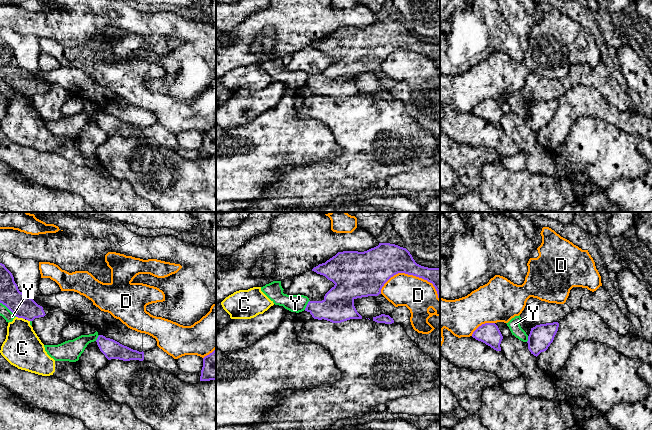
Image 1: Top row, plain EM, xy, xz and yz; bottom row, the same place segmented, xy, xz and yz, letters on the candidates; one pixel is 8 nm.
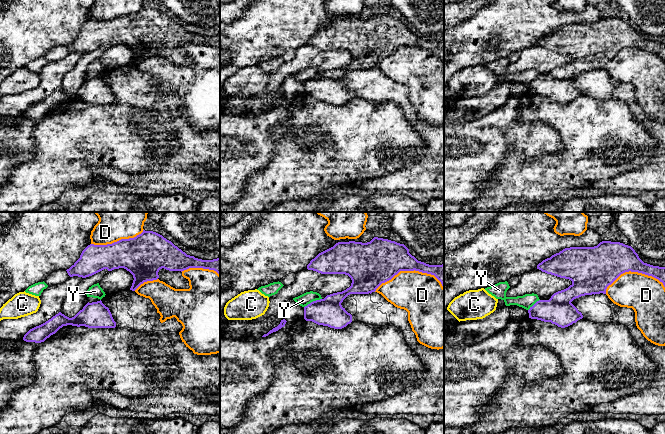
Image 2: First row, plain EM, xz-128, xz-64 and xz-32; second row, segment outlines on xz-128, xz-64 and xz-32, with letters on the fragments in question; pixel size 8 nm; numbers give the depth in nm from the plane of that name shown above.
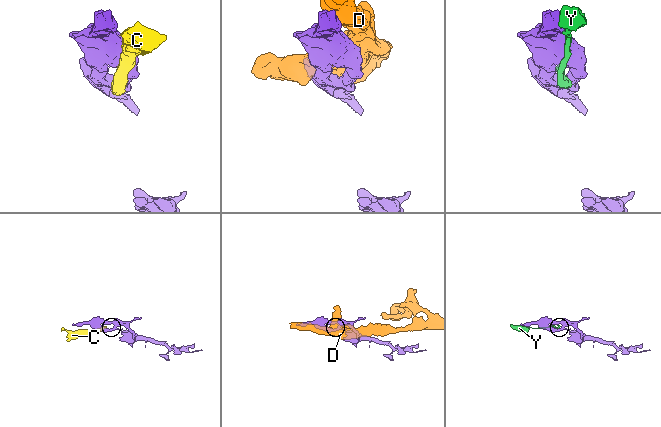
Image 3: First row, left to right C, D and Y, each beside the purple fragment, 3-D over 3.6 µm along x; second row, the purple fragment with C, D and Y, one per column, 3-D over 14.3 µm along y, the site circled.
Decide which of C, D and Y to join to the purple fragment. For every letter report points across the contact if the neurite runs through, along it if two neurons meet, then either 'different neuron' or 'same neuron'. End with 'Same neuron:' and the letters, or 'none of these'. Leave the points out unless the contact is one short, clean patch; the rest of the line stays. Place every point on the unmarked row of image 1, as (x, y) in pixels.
C: different neuron
D: different neuron
Y: different neuron
Same neuron: none of these

